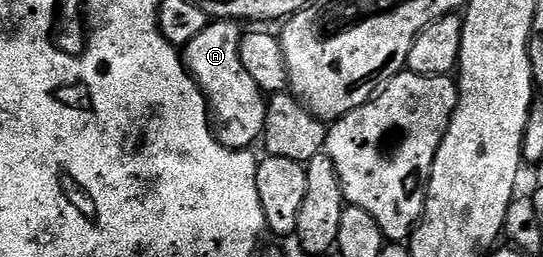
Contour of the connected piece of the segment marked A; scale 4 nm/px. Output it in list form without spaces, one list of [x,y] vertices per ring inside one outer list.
[[[215,20],[209,23],[188,45],[183,46],[184,67],[208,100],[210,117],[216,126],[218,143],[228,149],[252,149],[264,136],[268,103],[266,94],[254,83],[250,71],[242,67],[240,38],[242,25],[238,21]]]

